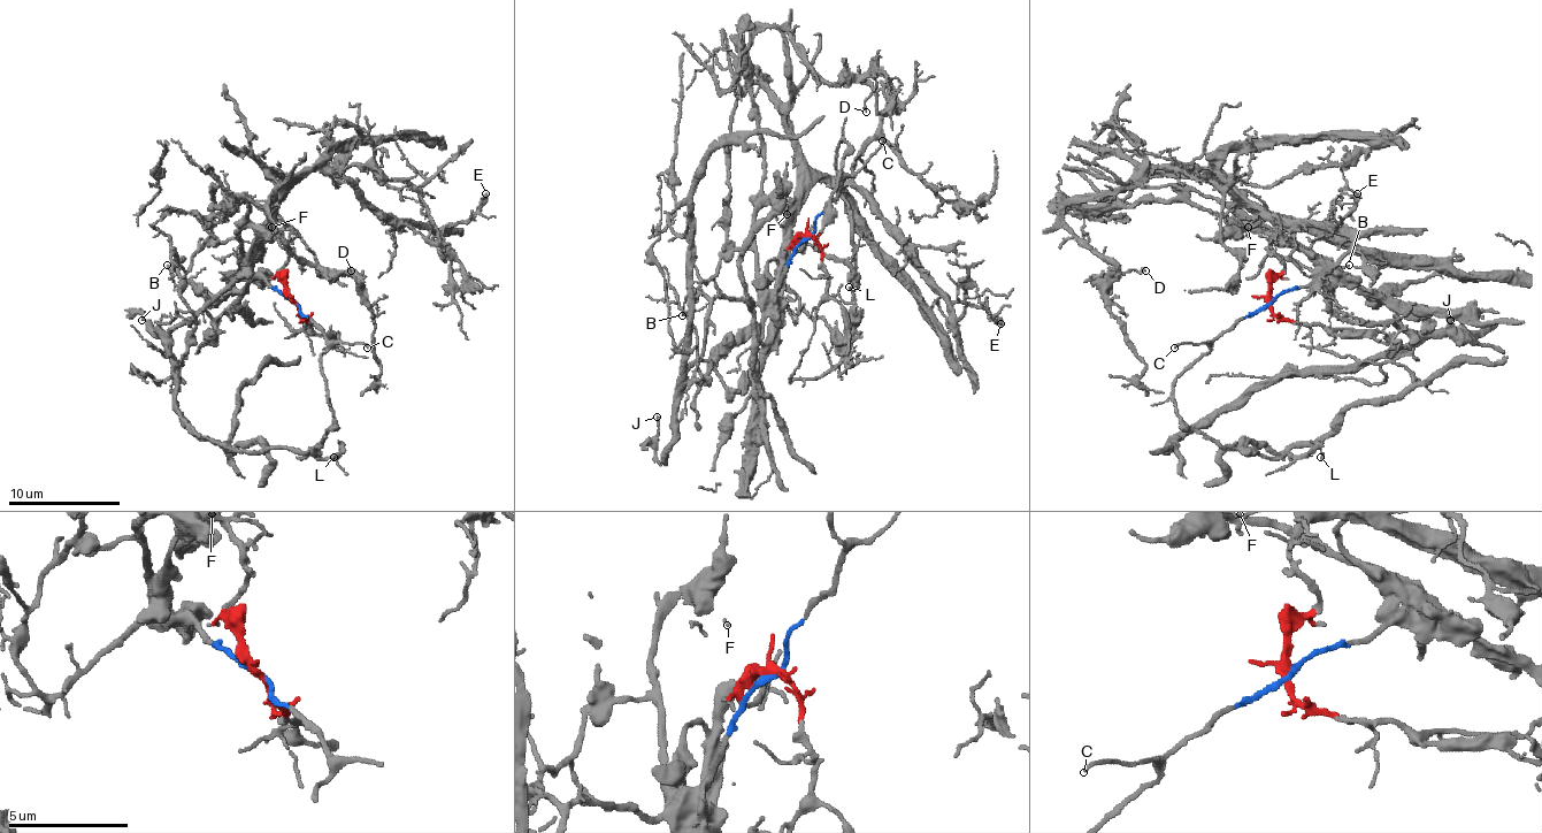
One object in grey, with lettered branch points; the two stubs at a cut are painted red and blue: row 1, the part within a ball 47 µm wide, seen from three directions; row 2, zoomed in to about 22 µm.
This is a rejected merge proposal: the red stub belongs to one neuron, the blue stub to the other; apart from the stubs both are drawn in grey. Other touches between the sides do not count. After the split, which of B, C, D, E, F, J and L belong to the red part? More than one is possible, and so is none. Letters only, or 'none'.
D, E, F

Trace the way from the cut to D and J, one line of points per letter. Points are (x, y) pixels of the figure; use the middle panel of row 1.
D: (807, 237), (796, 251), (782, 30), (825, 79), (872, 77), (866, 111)
J: (807, 237), (780, 284), (746, 304), (712, 302), (704, 354), (687, 372), (676, 442), (661, 464), (657, 417)

